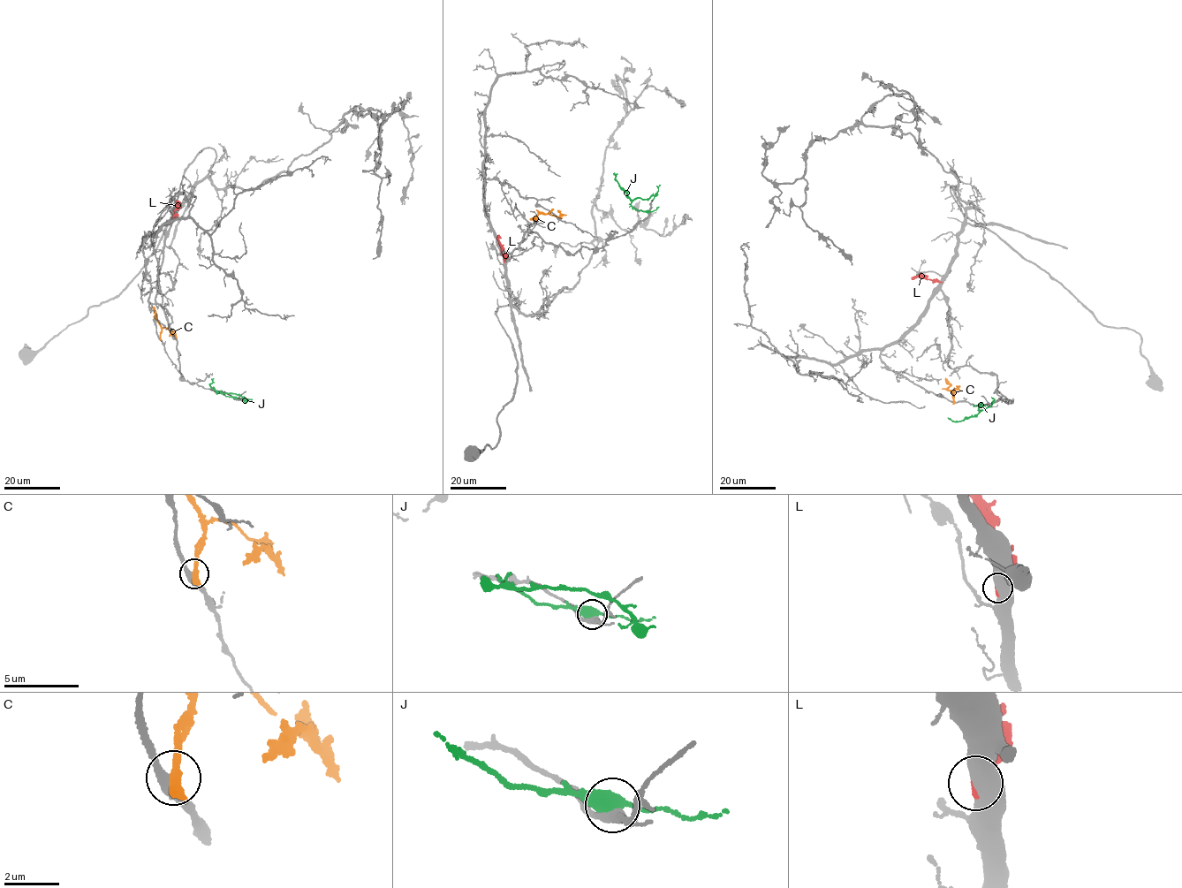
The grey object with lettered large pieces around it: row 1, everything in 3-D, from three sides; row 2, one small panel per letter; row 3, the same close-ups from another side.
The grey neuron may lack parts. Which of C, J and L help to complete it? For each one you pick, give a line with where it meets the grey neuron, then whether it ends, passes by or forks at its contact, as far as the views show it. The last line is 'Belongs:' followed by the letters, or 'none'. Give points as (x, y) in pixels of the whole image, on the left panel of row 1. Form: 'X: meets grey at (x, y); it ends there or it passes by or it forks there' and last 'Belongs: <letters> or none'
Belongs: none

